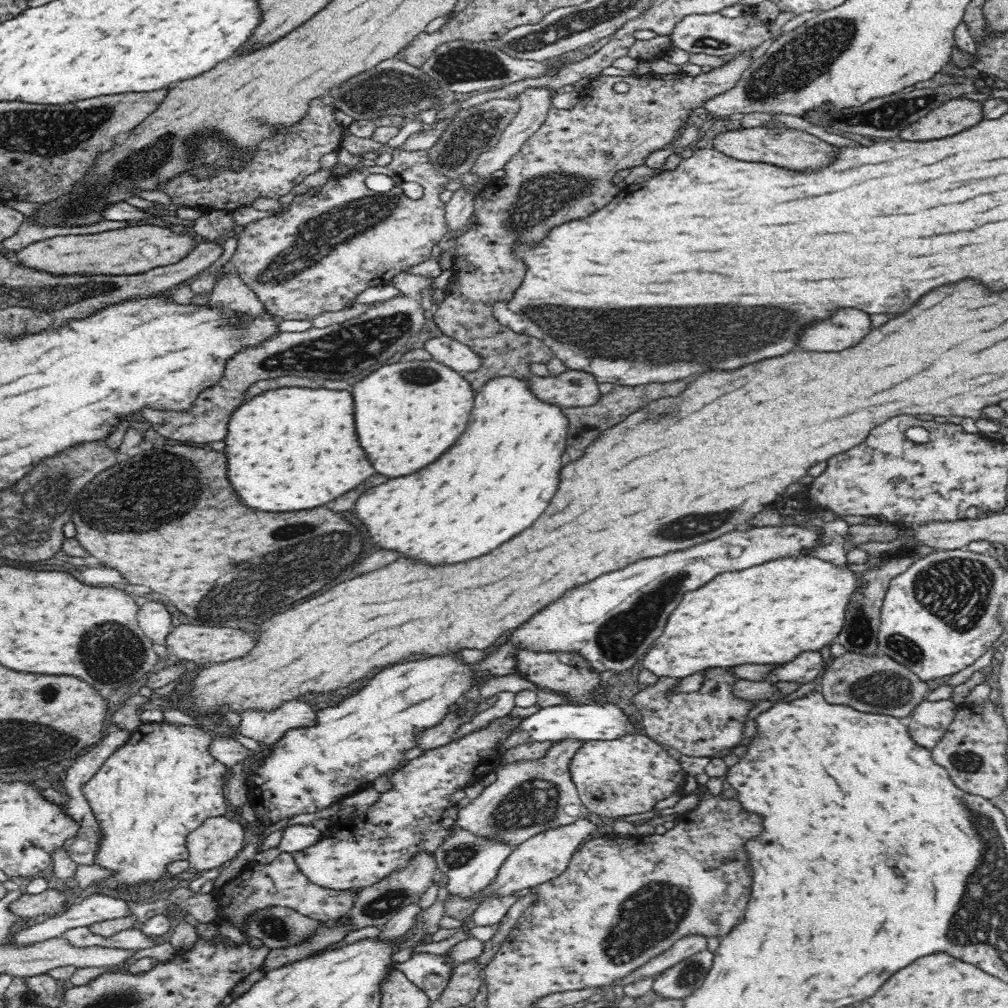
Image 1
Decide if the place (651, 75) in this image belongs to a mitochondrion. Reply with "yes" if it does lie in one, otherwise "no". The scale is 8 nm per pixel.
no

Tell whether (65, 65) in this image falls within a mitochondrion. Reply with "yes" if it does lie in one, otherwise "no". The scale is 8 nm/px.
no

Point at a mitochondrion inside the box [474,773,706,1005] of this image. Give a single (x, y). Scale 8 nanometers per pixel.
(633, 933)

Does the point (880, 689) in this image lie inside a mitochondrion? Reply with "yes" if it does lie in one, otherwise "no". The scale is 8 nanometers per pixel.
yes

